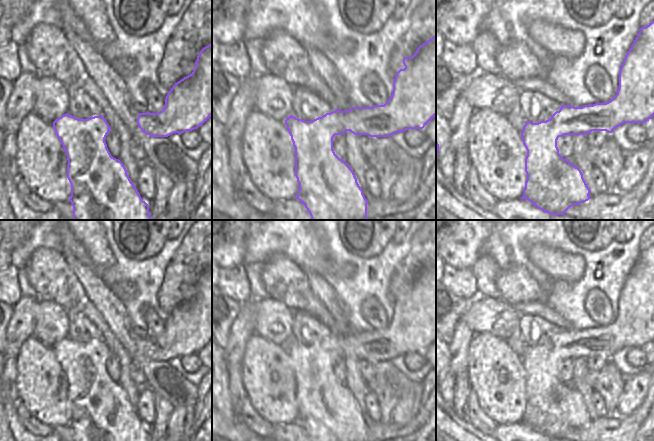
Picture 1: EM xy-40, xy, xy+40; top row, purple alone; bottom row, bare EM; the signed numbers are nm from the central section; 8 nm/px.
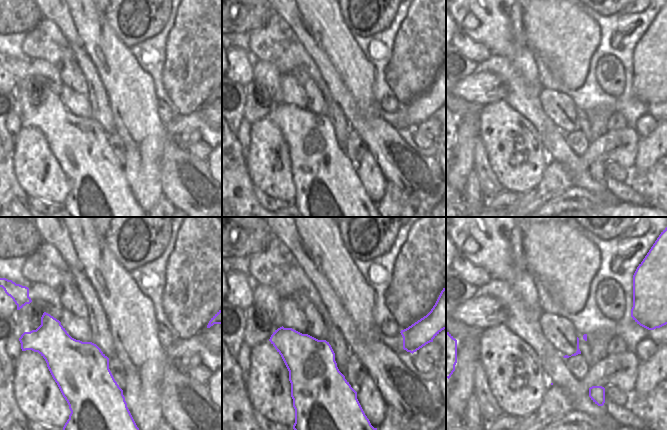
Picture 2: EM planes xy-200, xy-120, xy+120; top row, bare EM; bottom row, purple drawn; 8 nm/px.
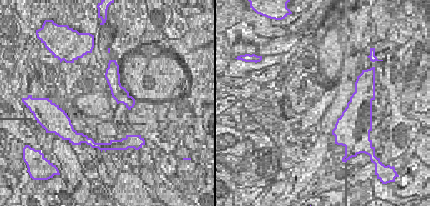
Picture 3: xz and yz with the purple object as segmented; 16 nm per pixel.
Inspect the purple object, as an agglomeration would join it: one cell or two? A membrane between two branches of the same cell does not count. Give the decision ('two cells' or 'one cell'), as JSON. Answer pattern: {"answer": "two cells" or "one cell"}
{"answer": "two cells"}

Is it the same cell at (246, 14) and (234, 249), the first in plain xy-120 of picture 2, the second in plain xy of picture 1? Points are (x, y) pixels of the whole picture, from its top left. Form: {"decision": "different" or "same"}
{"decision": "different"}

